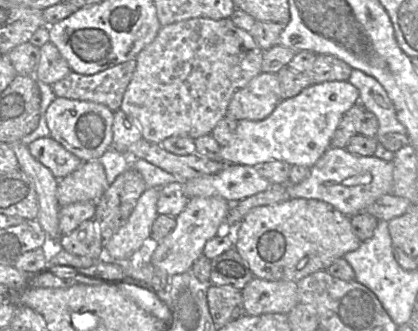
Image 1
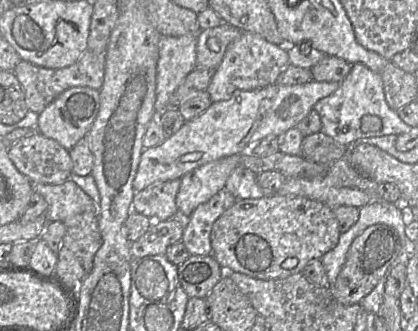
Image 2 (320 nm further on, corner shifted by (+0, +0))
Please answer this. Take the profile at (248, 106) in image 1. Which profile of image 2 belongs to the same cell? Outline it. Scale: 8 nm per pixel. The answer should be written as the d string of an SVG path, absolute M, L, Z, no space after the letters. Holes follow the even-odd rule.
M243 32L242 36L233 41L227 48L221 64L215 69L211 82L207 88L213 102L230 99L236 92L257 90L276 84L281 73L290 64L286 46L278 46L265 38L251 32Z

